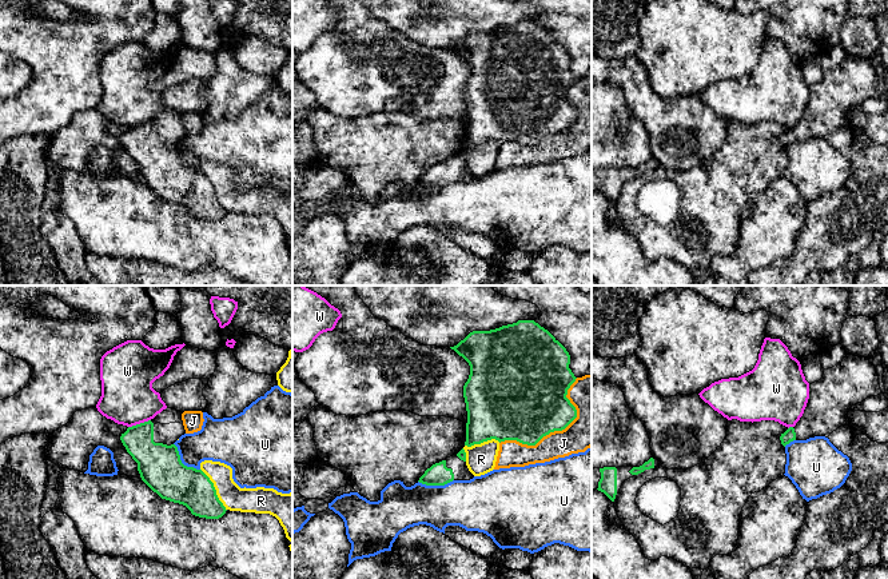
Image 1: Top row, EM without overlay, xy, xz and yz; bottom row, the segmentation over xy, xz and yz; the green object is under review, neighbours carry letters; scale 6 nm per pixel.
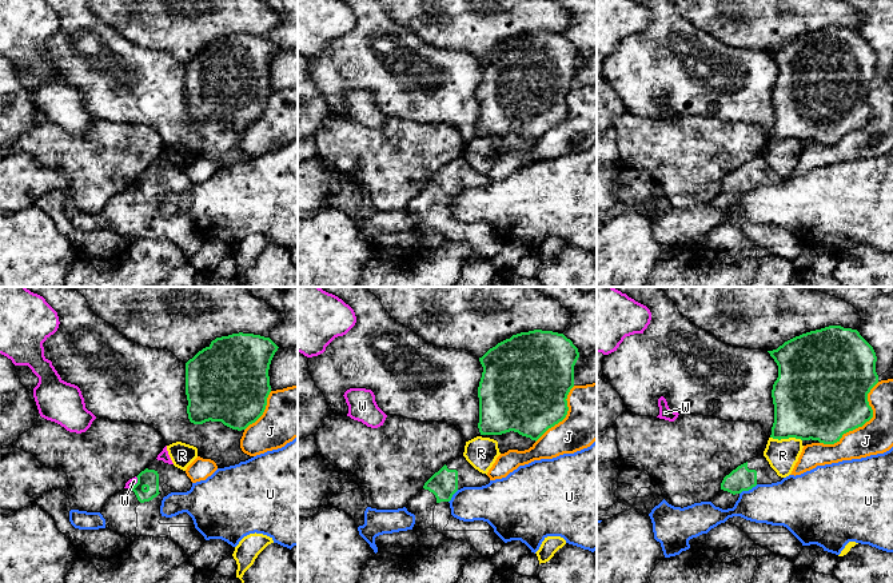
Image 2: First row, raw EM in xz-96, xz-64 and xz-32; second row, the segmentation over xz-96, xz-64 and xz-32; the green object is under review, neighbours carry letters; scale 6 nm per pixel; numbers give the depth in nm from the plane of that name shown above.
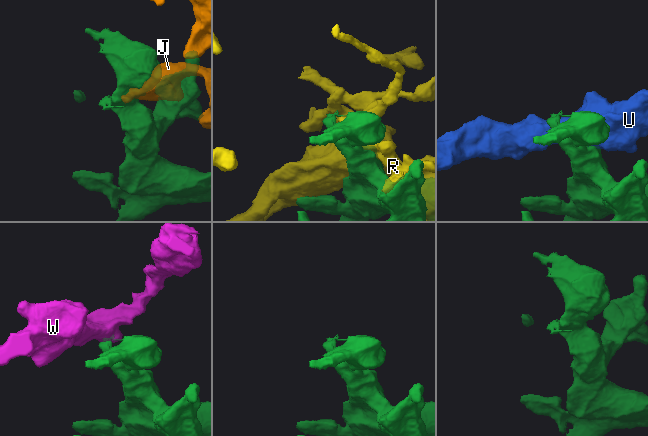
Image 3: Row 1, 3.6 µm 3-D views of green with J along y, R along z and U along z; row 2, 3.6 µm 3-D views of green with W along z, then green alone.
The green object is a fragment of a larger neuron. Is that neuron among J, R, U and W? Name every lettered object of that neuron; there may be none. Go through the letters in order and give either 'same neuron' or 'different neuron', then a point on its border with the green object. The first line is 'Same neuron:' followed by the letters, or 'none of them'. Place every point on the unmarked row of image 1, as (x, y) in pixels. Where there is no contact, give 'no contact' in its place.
Same neuron: none of them
J: different neuron | xz (557, 131)
R: different neuron | xy (215, 191)
U: different neuron | xy (180, 163)
W: different neuron | xy (140, 124)

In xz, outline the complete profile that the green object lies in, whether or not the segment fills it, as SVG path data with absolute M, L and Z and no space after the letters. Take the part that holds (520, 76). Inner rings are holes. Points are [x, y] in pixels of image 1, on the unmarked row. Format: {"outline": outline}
{"outline": "M518 21L490 32L473 32L450 48L470 67L463 87L467 112L466 143L471 148L495 140L535 147L543 137L565 131L577 111L566 99L576 83L566 49L534 21Z"}

